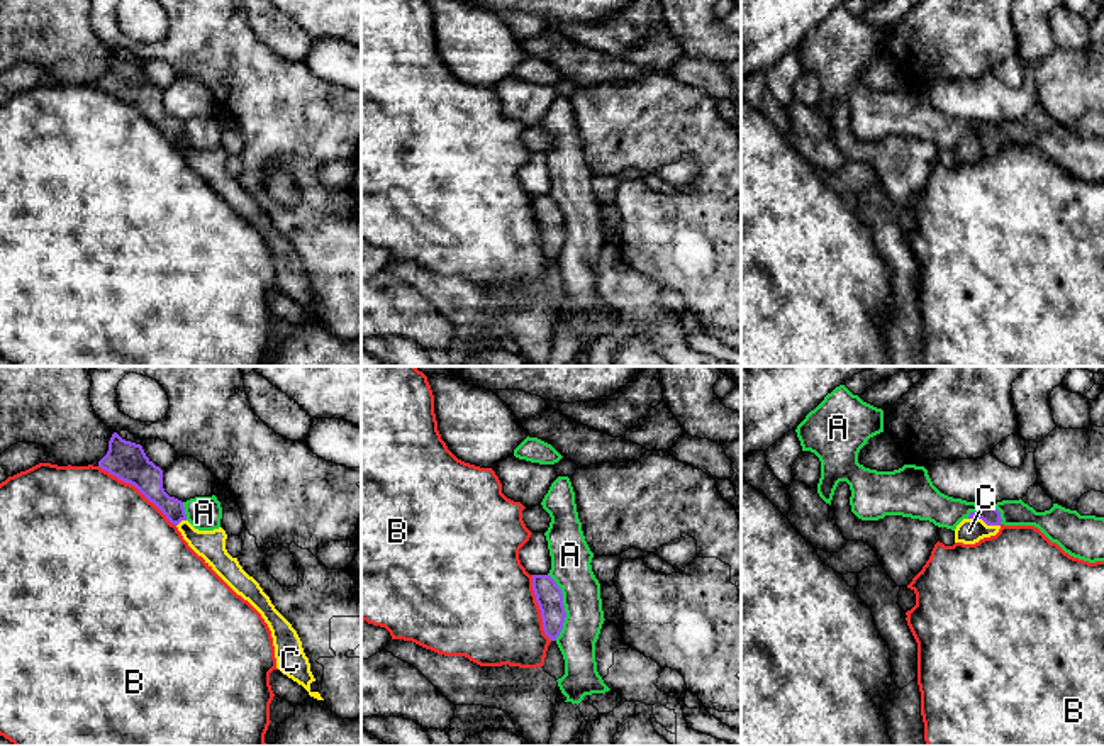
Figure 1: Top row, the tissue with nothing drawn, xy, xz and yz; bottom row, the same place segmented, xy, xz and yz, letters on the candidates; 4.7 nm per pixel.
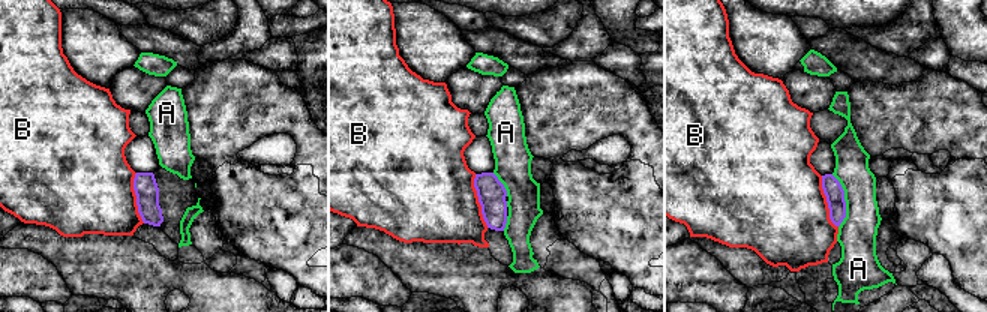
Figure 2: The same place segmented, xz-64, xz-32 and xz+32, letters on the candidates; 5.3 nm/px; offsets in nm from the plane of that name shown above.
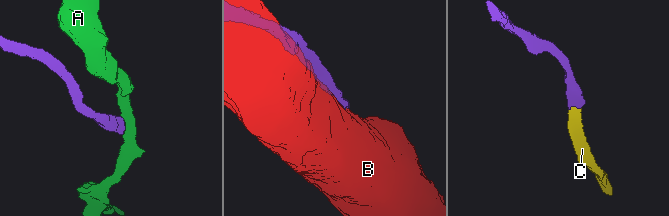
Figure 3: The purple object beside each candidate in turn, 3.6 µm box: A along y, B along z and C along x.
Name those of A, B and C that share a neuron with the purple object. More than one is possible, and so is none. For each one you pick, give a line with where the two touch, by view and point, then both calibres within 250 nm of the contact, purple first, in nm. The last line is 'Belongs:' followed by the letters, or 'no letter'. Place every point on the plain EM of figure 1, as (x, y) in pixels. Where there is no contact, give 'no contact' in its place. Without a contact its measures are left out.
C: yz (984, 141) | 90/120 nm
Belongs: C

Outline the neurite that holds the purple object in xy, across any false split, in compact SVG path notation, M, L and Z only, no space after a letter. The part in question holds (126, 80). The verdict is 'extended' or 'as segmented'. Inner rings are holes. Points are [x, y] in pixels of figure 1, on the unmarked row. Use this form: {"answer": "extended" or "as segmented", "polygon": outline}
{"answer": "extended", "polygon": "M114 53L109 61L109 71L98 81L98 86L119 100L134 105L178 148L188 166L202 176L237 215L261 234L271 251L276 288L302 305L310 317L324 320L319 312L310 310L310 303L315 302L315 298L297 251L275 229L259 203L243 190L237 178L227 173L226 151L222 148L198 151L187 141L183 122L164 112L163 90L146 76L141 64L125 61Z"}

